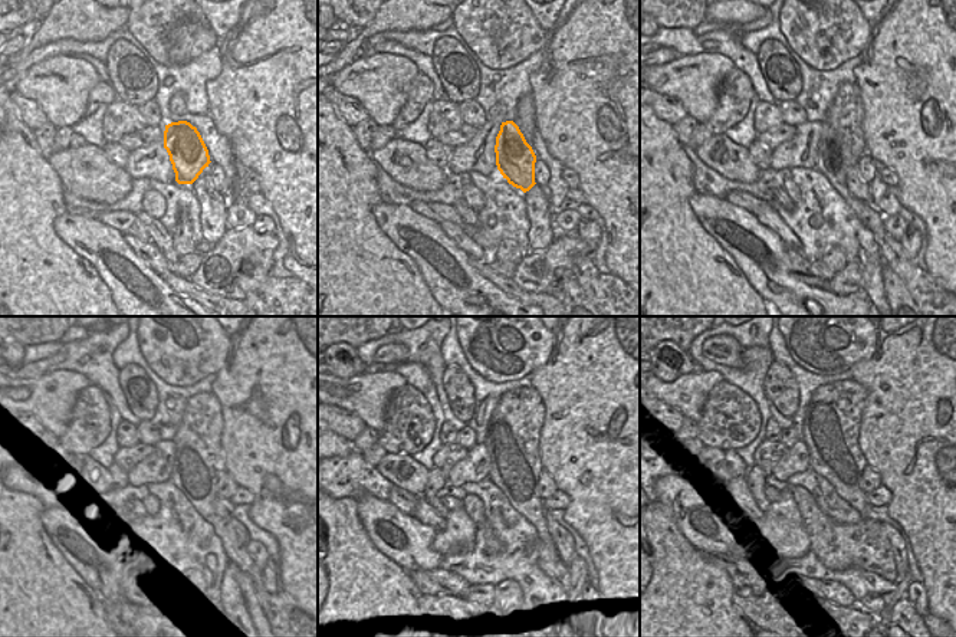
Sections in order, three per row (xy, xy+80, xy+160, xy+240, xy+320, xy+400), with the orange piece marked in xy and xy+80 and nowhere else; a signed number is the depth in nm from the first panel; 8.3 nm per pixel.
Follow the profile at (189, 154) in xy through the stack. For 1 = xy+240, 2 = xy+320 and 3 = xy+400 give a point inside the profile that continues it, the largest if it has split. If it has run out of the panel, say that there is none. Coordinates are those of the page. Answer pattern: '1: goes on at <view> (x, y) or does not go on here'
1: goes on at xy+240 (223, 508)
2: goes on at xy+320 (564, 542)
3: goes on at xy+400 (897, 545)

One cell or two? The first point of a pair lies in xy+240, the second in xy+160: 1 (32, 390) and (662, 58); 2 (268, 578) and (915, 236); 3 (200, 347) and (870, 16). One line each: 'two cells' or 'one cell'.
1: two cells
2: one cell
3: two cells

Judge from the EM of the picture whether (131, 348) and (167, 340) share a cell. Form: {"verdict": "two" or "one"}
{"verdict": "two"}

